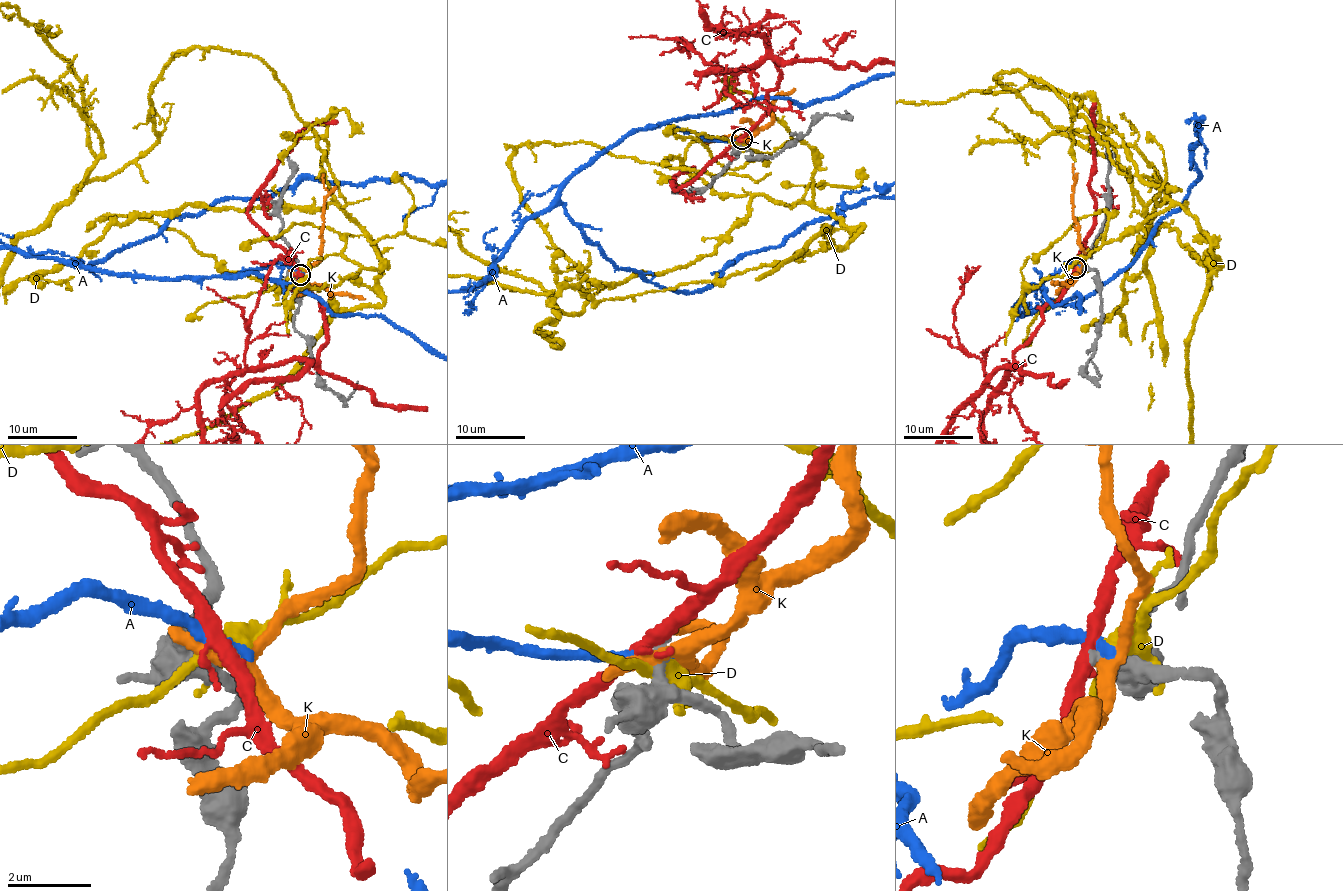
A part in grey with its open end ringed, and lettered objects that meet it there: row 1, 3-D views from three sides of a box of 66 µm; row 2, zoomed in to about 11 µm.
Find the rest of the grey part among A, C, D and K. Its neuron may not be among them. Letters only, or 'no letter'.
no letter

